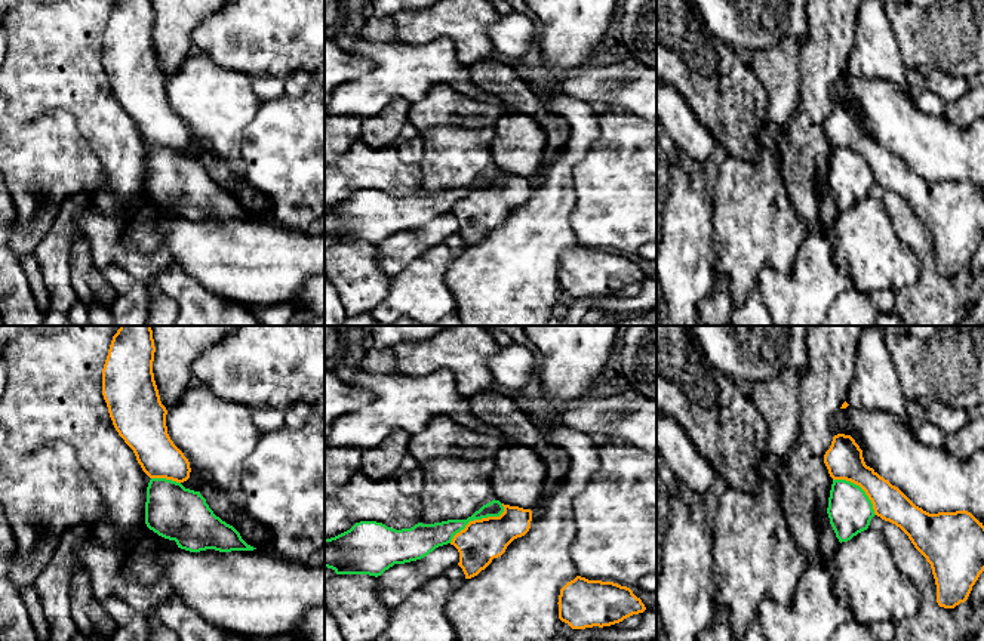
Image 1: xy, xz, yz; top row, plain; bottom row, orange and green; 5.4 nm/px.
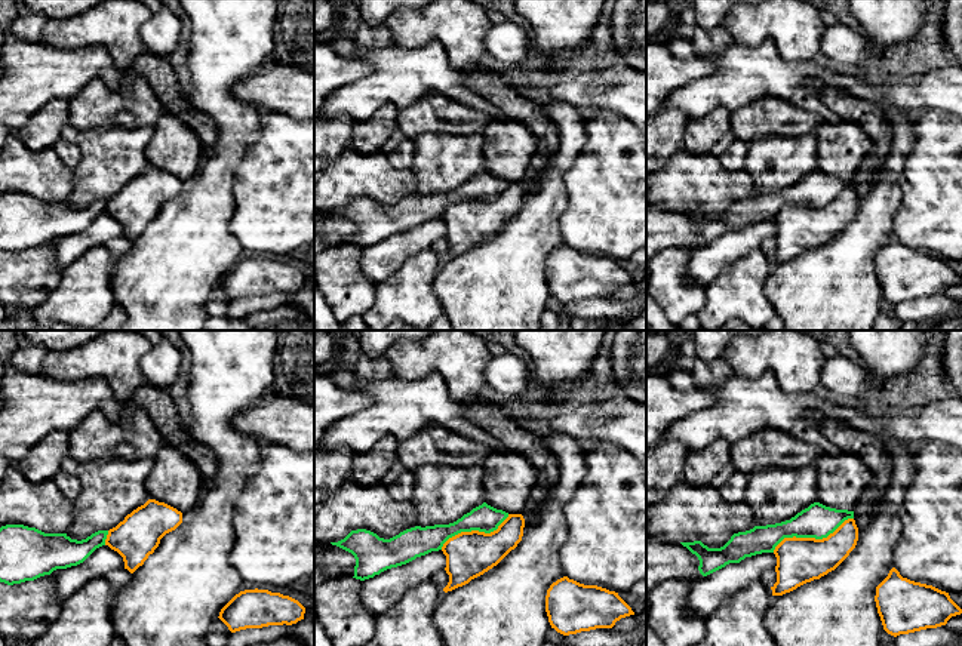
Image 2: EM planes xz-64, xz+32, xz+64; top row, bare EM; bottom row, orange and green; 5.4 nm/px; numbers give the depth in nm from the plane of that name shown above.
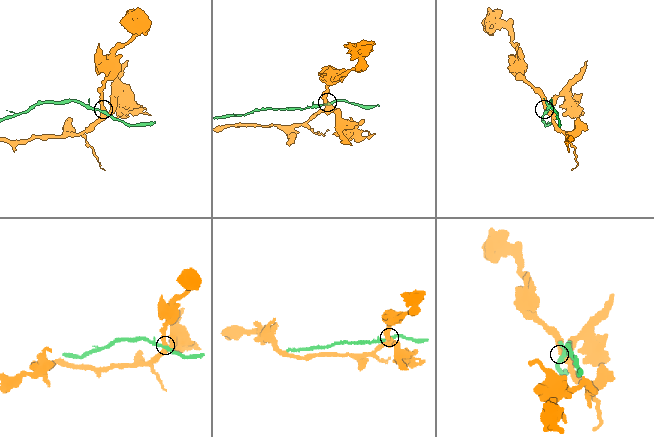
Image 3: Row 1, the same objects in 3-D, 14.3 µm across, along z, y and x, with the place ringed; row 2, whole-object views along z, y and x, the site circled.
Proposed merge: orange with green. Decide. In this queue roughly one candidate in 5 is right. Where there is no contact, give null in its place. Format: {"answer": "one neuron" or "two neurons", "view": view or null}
{"answer": "two neurons", "view": "xz"}

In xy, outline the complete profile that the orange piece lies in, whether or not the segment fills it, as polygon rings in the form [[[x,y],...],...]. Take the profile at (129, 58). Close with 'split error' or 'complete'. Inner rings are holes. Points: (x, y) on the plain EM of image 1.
[[[117,0],[113,4],[102,37],[102,64],[119,104],[133,118],[138,132],[150,147],[184,151],[190,147],[190,130],[167,102],[167,78],[160,70],[154,49],[153,0]]]; complete

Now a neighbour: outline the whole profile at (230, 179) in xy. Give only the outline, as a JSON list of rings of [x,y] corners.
[[[205,150],[200,163],[206,172],[227,192],[233,194],[242,207],[253,216],[270,216],[271,204],[258,189],[252,191],[240,170],[233,169],[225,160],[215,152]]]

